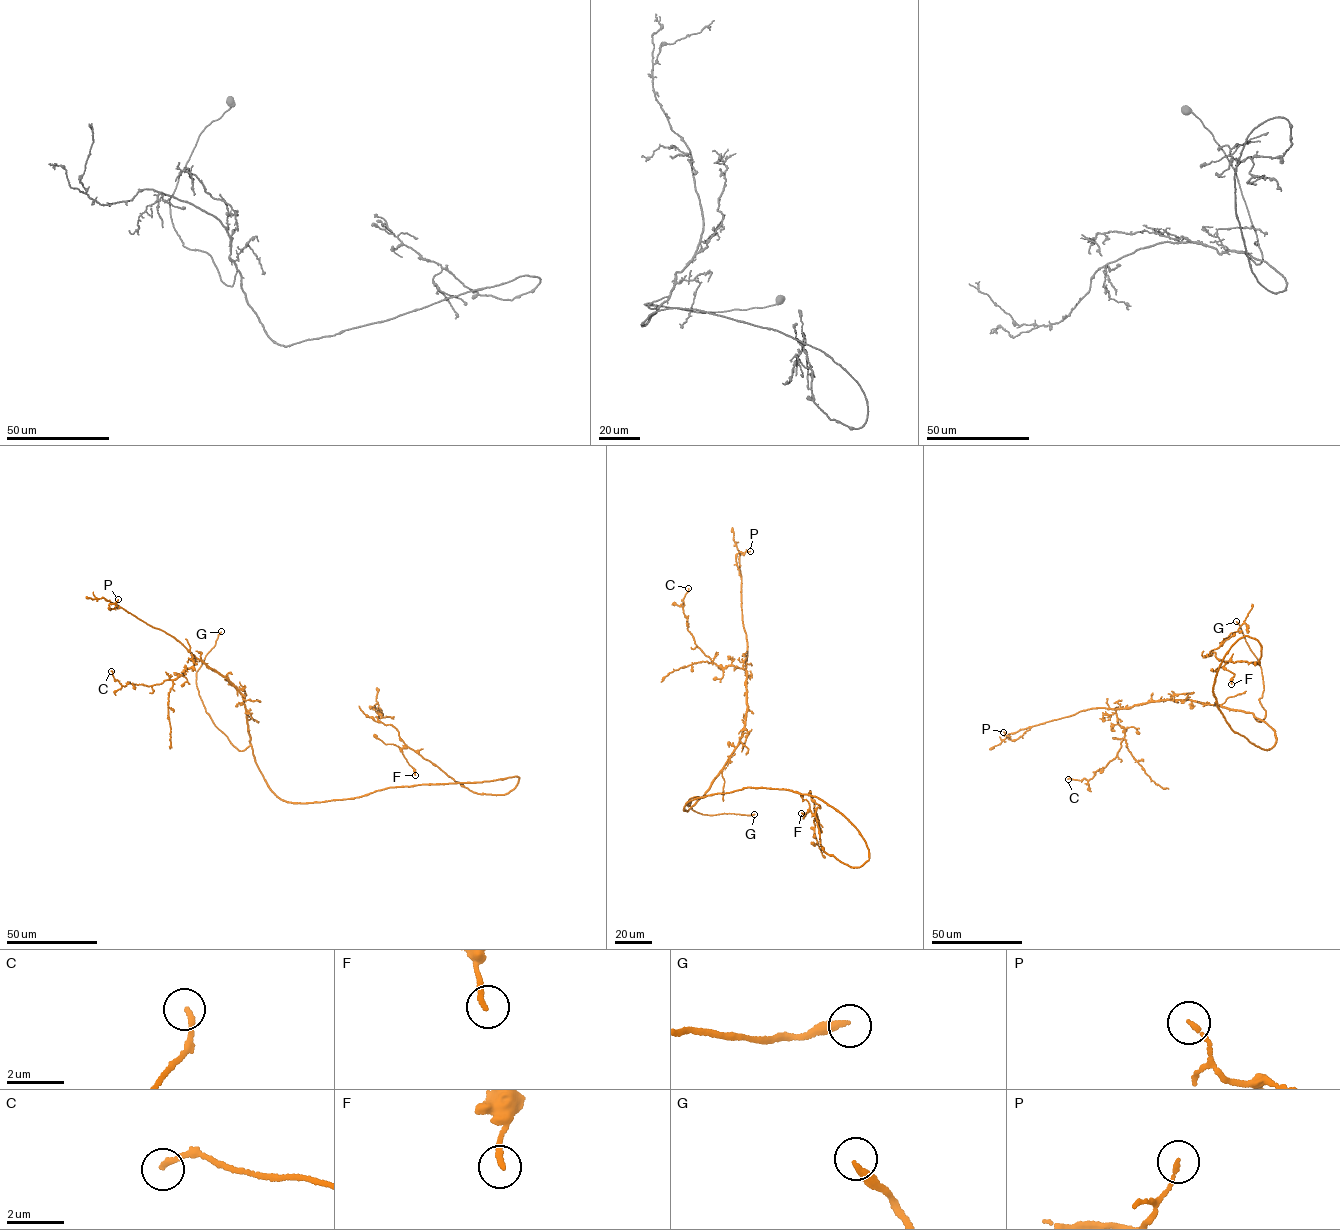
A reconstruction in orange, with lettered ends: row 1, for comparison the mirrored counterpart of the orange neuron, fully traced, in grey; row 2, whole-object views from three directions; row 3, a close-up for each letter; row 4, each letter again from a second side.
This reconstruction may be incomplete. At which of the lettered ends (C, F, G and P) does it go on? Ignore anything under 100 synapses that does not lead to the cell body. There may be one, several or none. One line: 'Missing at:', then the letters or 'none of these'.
Missing at: G

